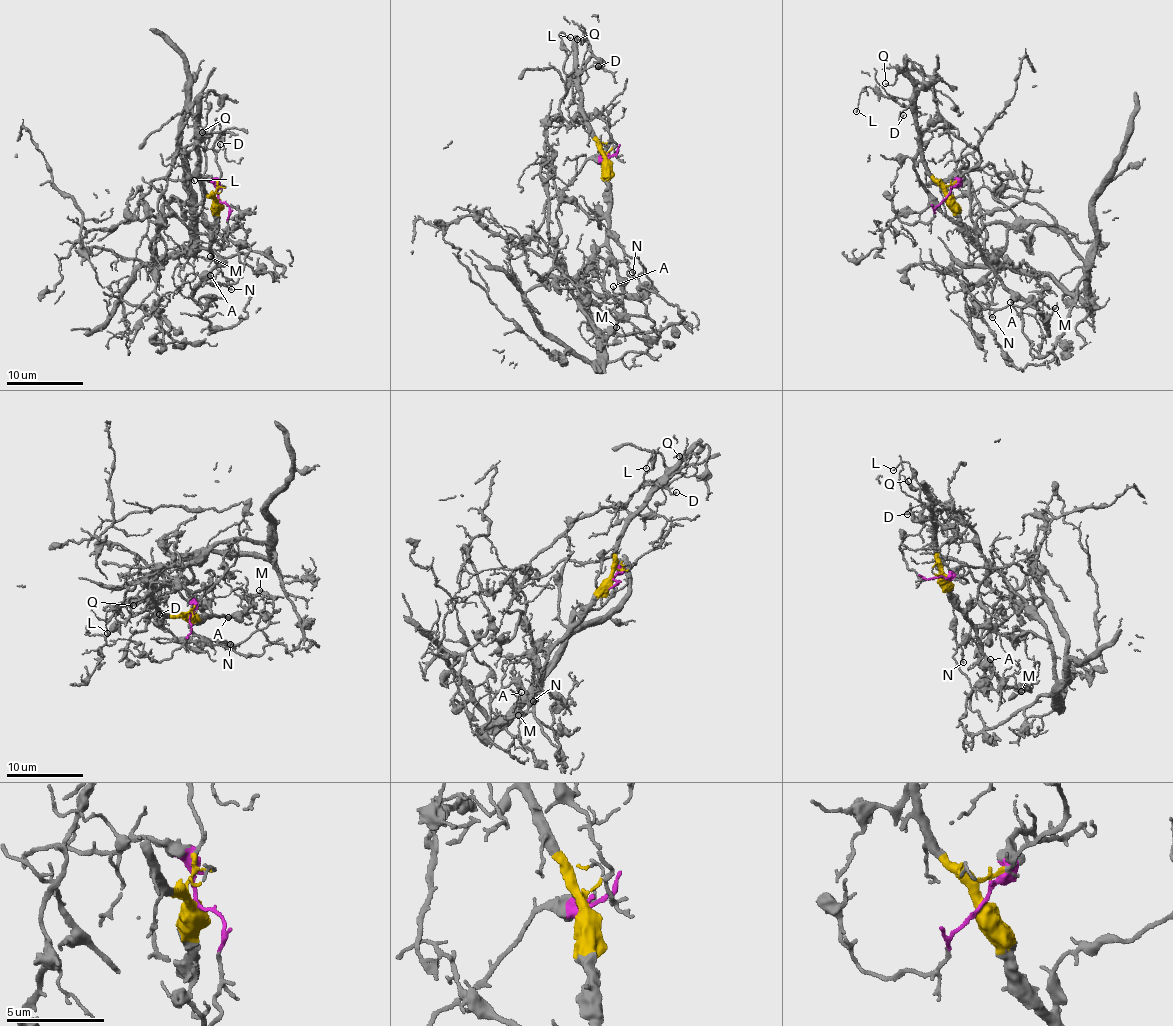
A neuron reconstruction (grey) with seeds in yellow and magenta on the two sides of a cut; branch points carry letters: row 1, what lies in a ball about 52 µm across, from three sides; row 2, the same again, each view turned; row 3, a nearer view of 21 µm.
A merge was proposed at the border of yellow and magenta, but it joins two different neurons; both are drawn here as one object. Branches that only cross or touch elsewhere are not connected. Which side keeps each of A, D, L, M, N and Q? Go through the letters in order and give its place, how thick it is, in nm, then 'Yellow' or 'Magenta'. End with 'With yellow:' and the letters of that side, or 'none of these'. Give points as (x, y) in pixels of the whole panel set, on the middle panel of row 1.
A: Place: (613, 286). Thickness 110 nm. Yellow
D: Place: (598, 66). Thickness 110 nm. Yellow
L: Place: (570, 37). Thickness 90 nm. Yellow
M: Place: (616, 327). Thickness 120 nm. Yellow
N: Place: (632, 272). Thickness 130 nm. Magenta
Q: Place: (577, 39). Thickness 80 nm. Yellow
With yellow: A, D, L, M, Q

